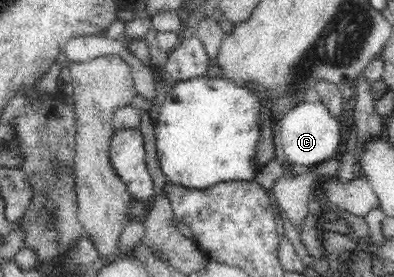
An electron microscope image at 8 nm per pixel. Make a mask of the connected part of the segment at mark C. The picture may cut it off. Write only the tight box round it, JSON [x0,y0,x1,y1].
[280,101,340,167]

